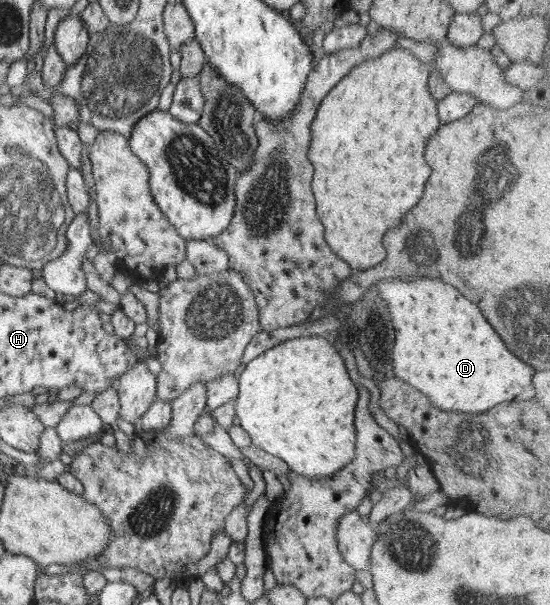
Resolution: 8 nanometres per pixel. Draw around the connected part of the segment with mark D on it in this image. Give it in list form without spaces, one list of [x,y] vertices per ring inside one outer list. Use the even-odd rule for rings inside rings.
[[[434,278],[412,280],[381,280],[375,284],[377,295],[386,302],[394,326],[392,366],[394,378],[402,380],[418,392],[422,392],[431,407],[440,411],[457,411],[463,414],[481,414],[501,403],[529,400],[534,396],[530,378],[534,370],[510,354],[490,324],[484,320],[476,304],[468,302],[452,286]]]

